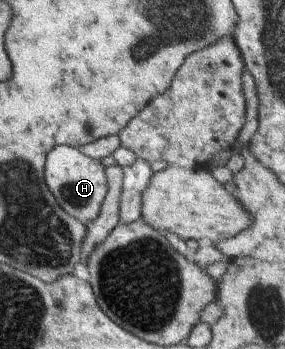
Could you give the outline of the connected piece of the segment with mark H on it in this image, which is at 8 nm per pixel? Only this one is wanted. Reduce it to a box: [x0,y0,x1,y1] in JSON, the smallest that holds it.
[45,146,108,224]

